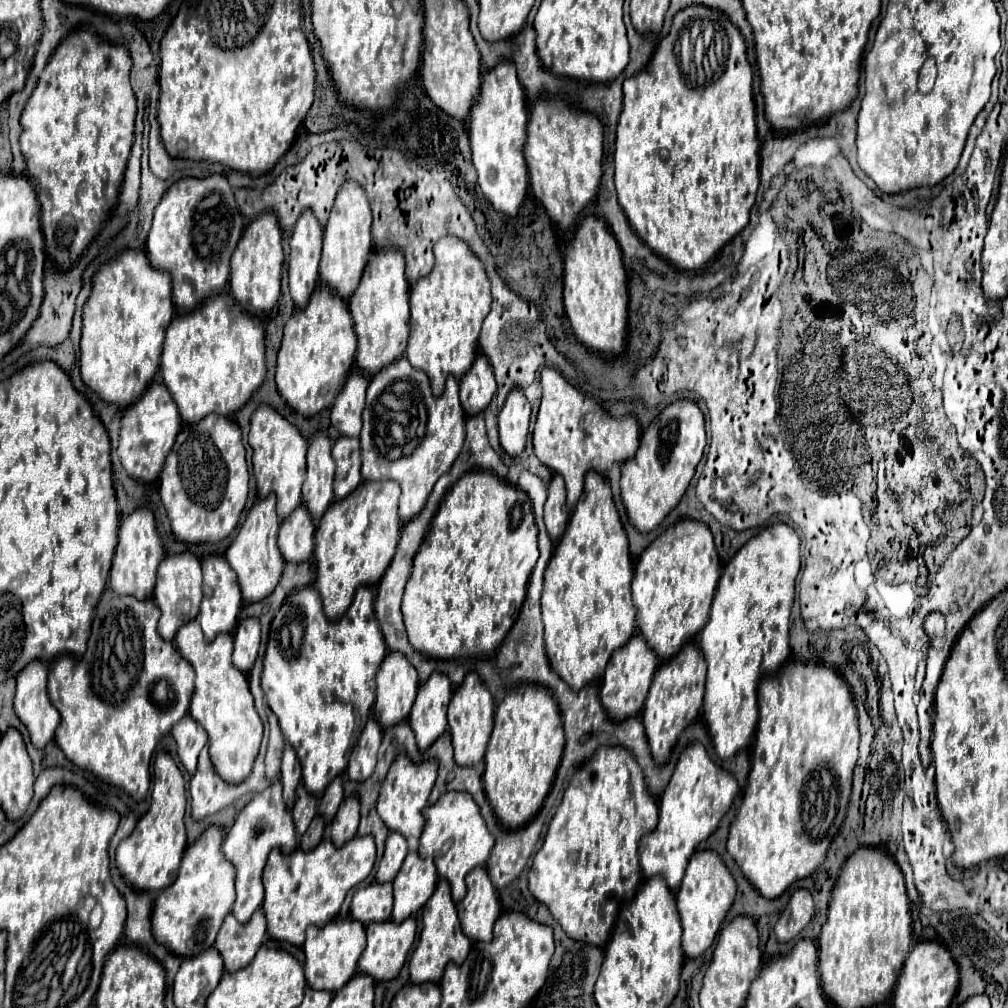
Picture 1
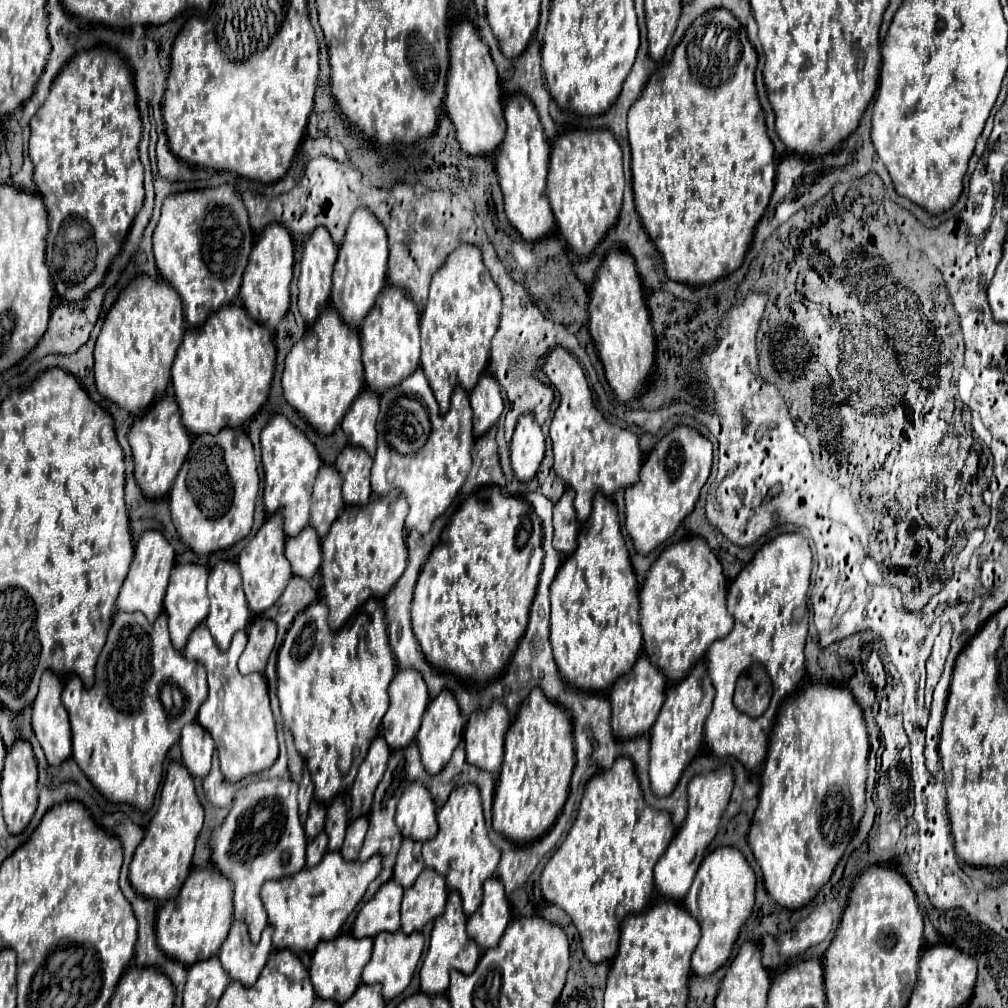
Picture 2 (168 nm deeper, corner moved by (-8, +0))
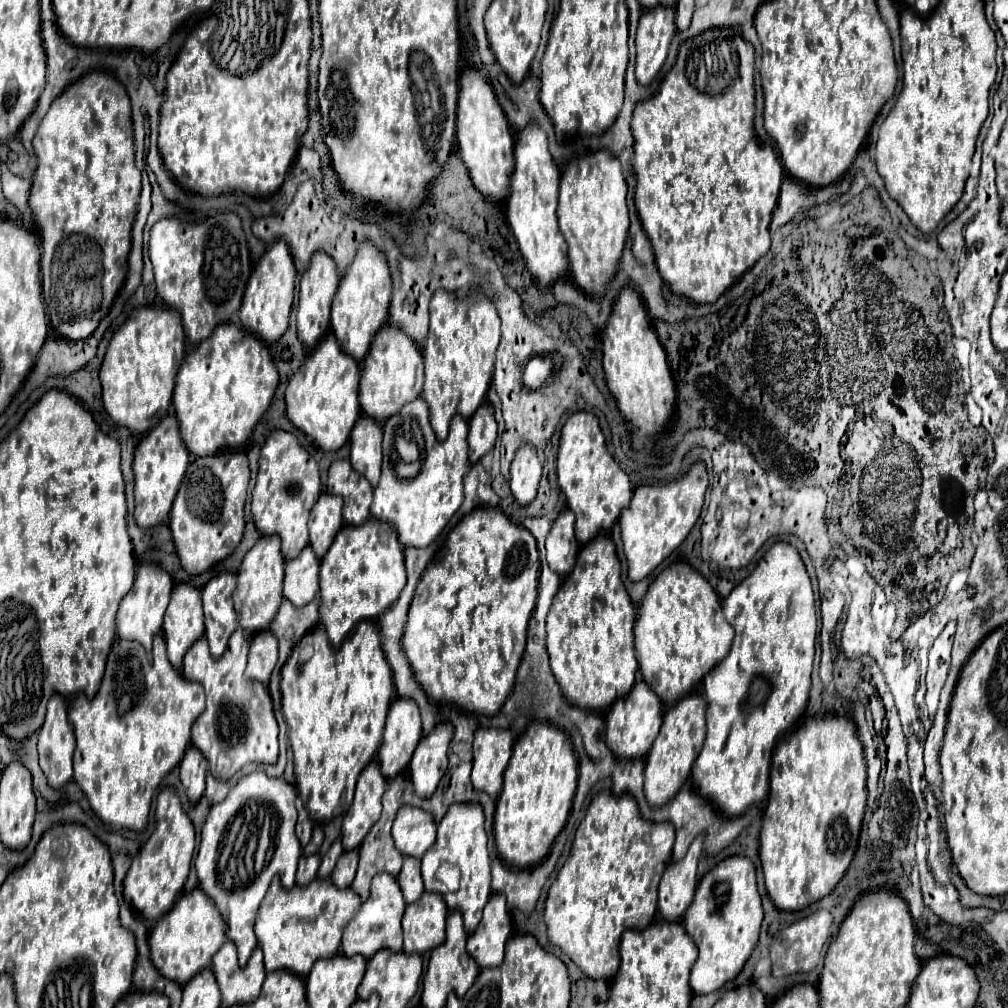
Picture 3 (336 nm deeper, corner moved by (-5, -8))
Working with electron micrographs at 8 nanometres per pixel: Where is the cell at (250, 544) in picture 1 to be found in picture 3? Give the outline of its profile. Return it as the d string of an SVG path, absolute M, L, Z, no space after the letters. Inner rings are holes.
M261 536L243 558L237 574L237 588L233 592L237 622L243 630L253 634L269 628L283 602L283 566L285 558L281 554L281 540L277 536Z

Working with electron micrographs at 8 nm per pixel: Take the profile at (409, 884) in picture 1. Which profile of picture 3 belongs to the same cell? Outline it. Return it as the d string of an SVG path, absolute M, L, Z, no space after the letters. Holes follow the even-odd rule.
M425 892L417 902L409 904L403 916L405 954L423 954L445 942L447 904L439 894Z

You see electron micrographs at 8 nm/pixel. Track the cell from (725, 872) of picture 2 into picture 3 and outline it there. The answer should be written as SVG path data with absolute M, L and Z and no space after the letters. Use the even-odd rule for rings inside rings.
M731 856L703 876L697 886L693 904L685 912L683 926L699 948L699 958L691 968L691 988L695 994L719 990L725 982L735 980L759 942L763 906L755 880L755 866L745 856Z

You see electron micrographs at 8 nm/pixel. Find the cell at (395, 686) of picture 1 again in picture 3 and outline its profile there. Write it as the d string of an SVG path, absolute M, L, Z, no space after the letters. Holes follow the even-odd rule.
M397 698L387 714L383 744L377 752L377 762L385 778L405 772L411 756L421 740L421 716L413 700Z

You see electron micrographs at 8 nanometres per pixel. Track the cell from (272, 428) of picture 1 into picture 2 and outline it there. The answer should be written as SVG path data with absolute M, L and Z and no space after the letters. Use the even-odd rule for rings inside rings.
M274 416L264 430L260 432L260 452L264 466L264 504L266 514L274 514L278 508L284 508L284 530L288 536L298 534L310 520L310 498L312 484L316 478L322 460L314 444L300 432L286 416Z

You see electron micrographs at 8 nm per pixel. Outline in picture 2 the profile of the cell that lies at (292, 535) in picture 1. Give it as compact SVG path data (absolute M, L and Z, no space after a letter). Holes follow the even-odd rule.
M306 526L302 534L288 538L286 542L286 558L292 564L292 572L302 578L312 578L322 562L320 556L320 540L312 526Z

